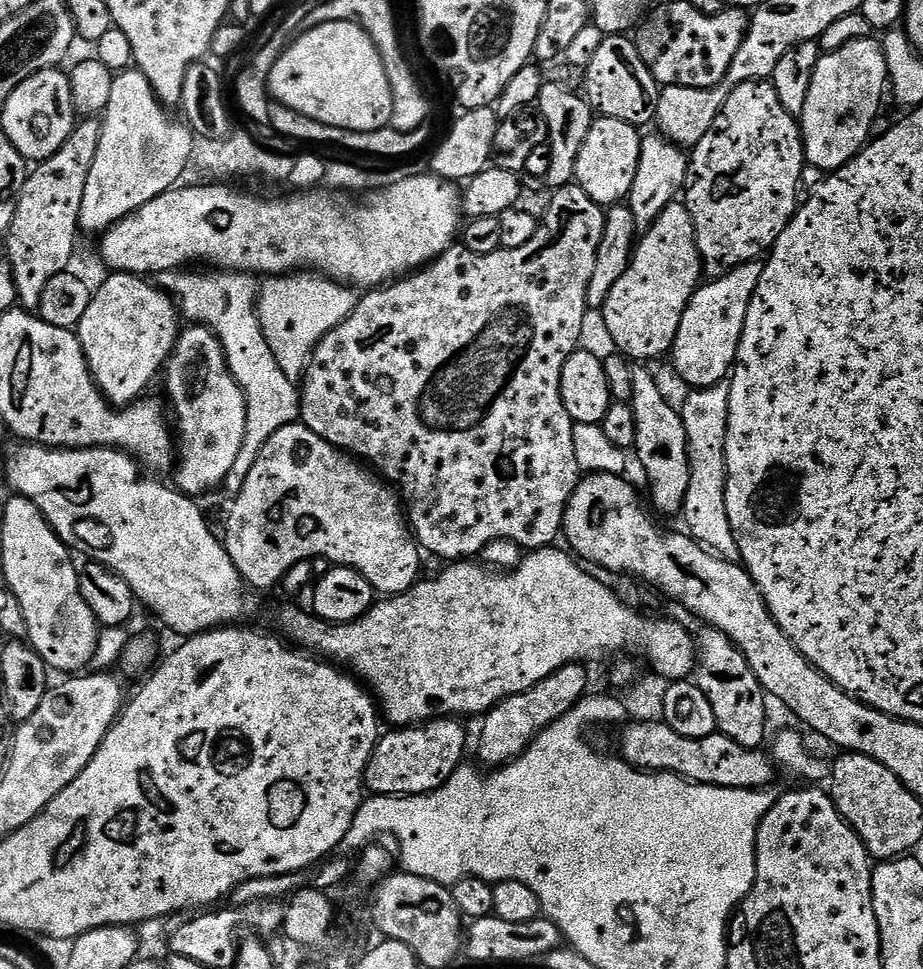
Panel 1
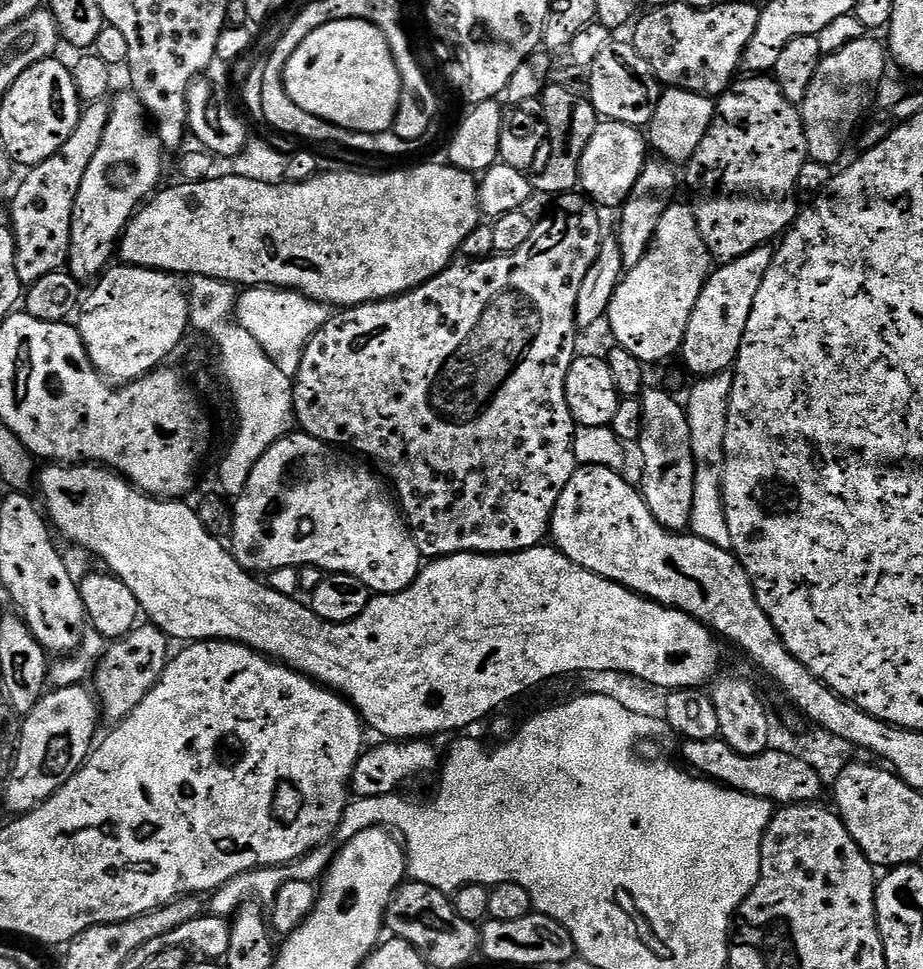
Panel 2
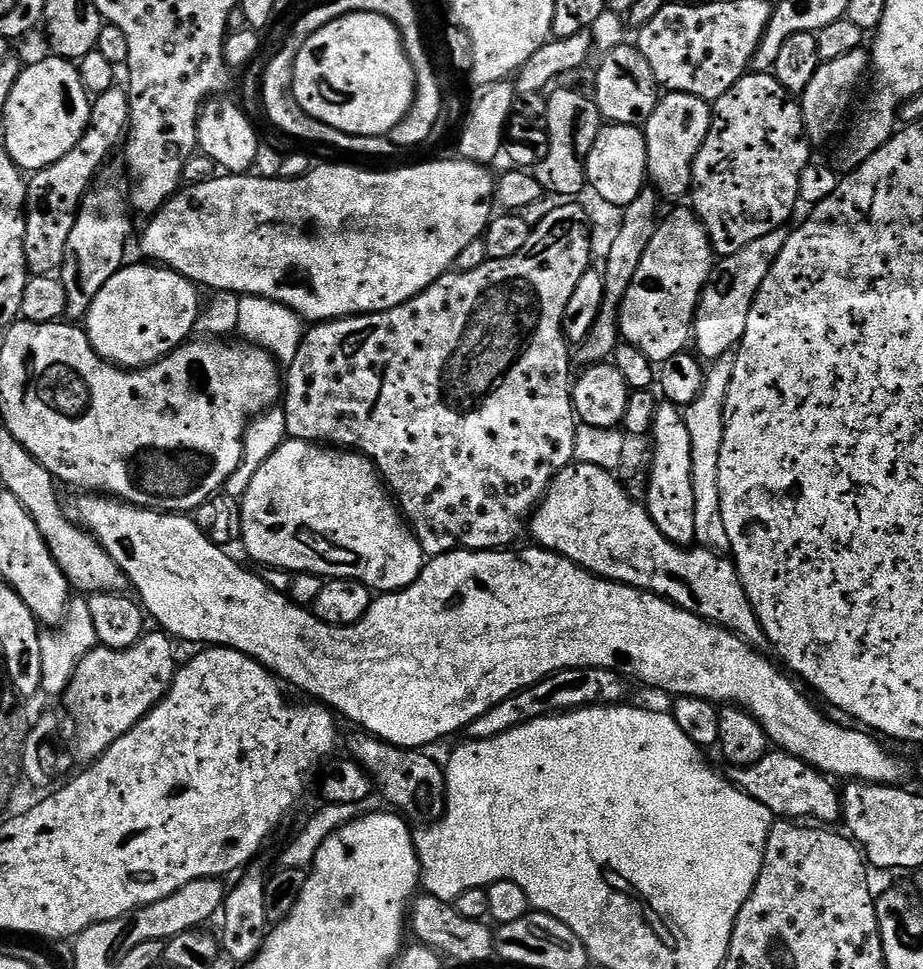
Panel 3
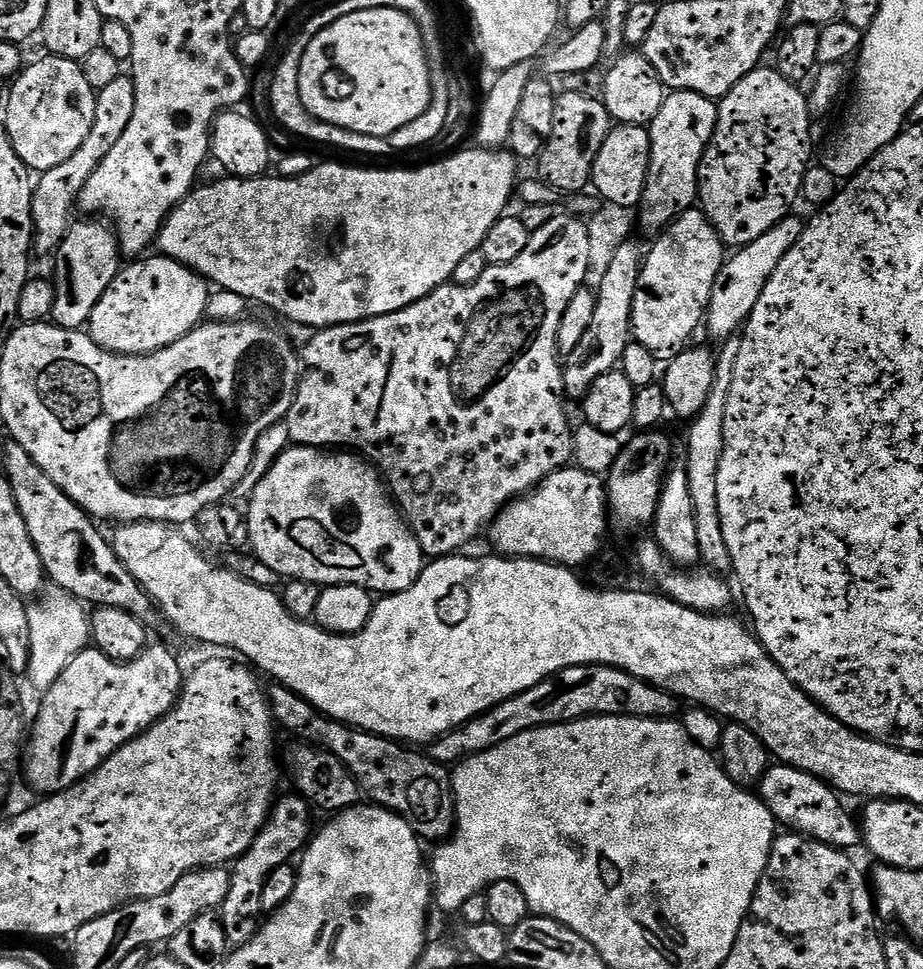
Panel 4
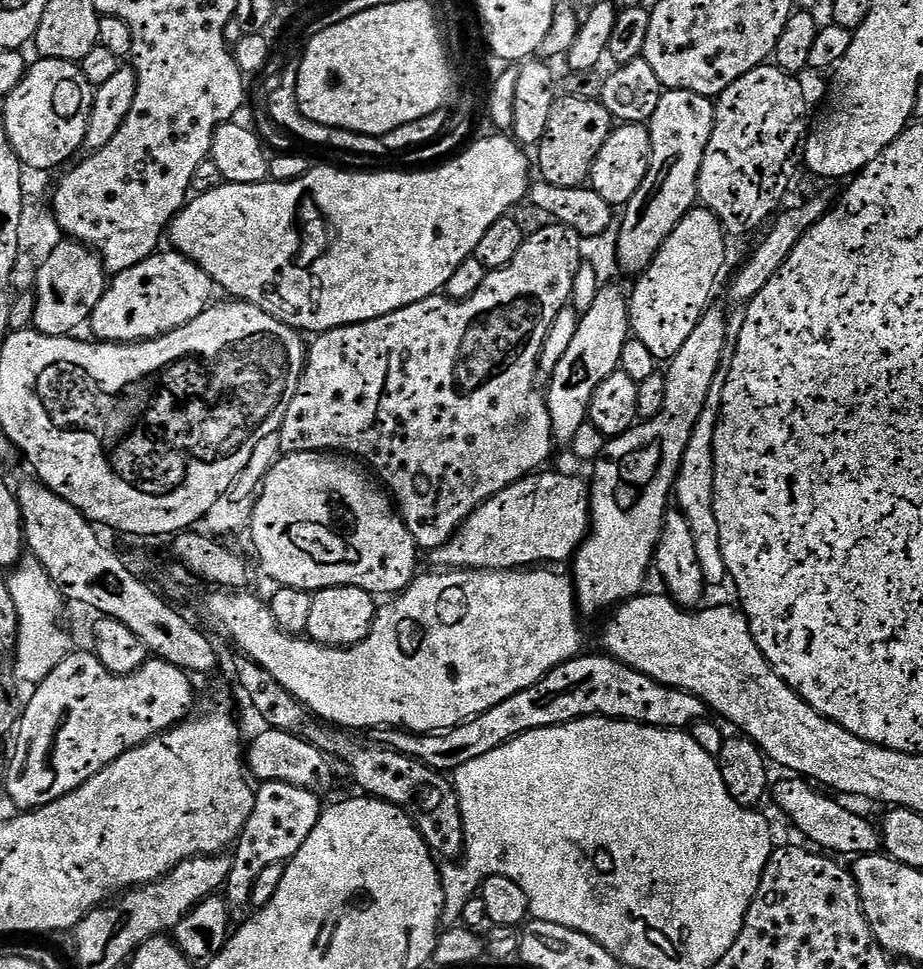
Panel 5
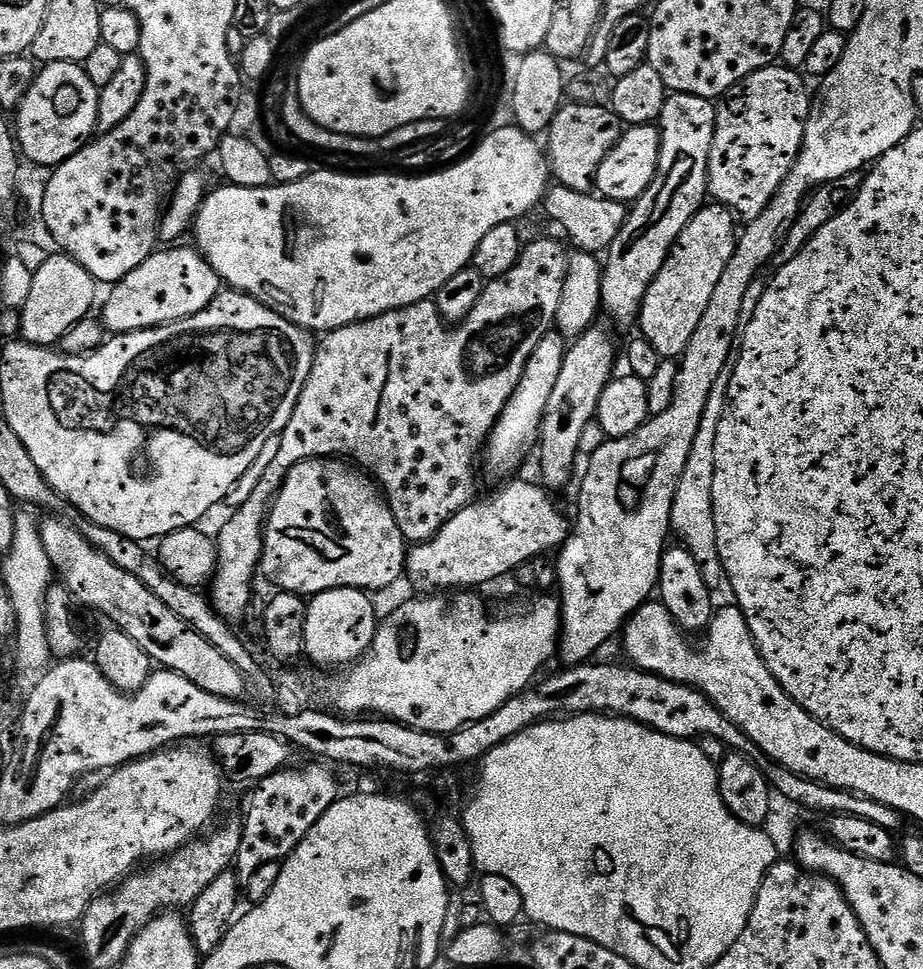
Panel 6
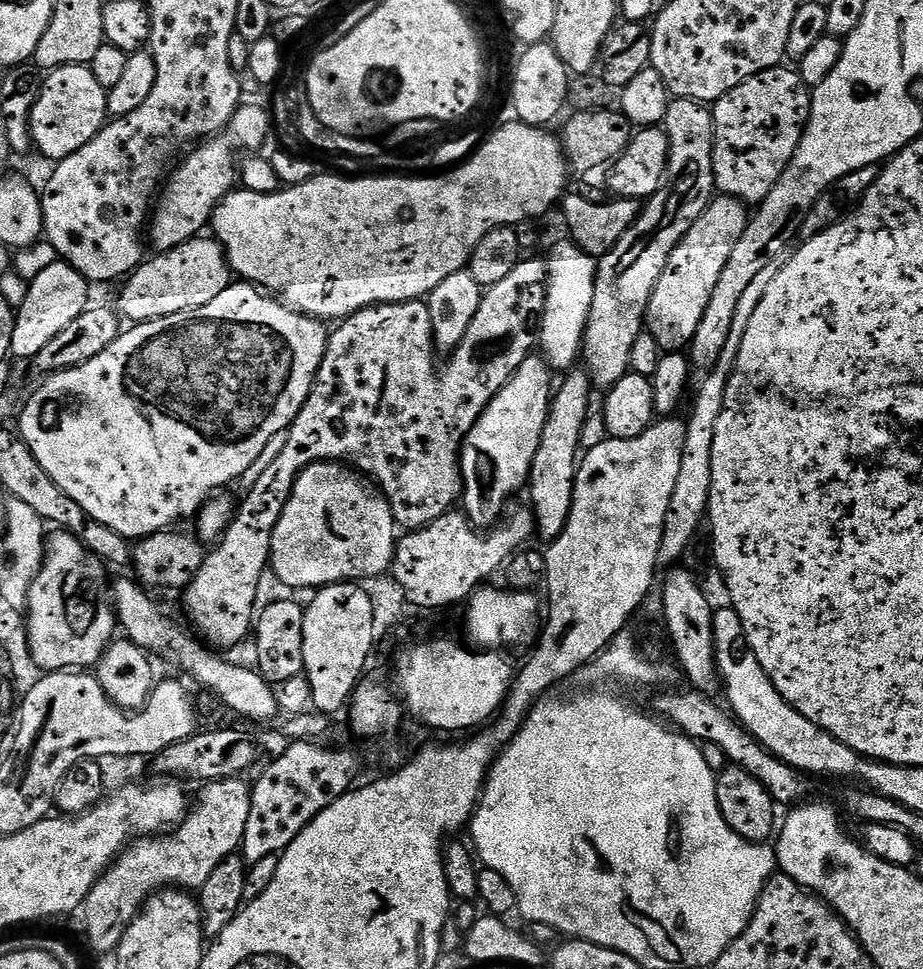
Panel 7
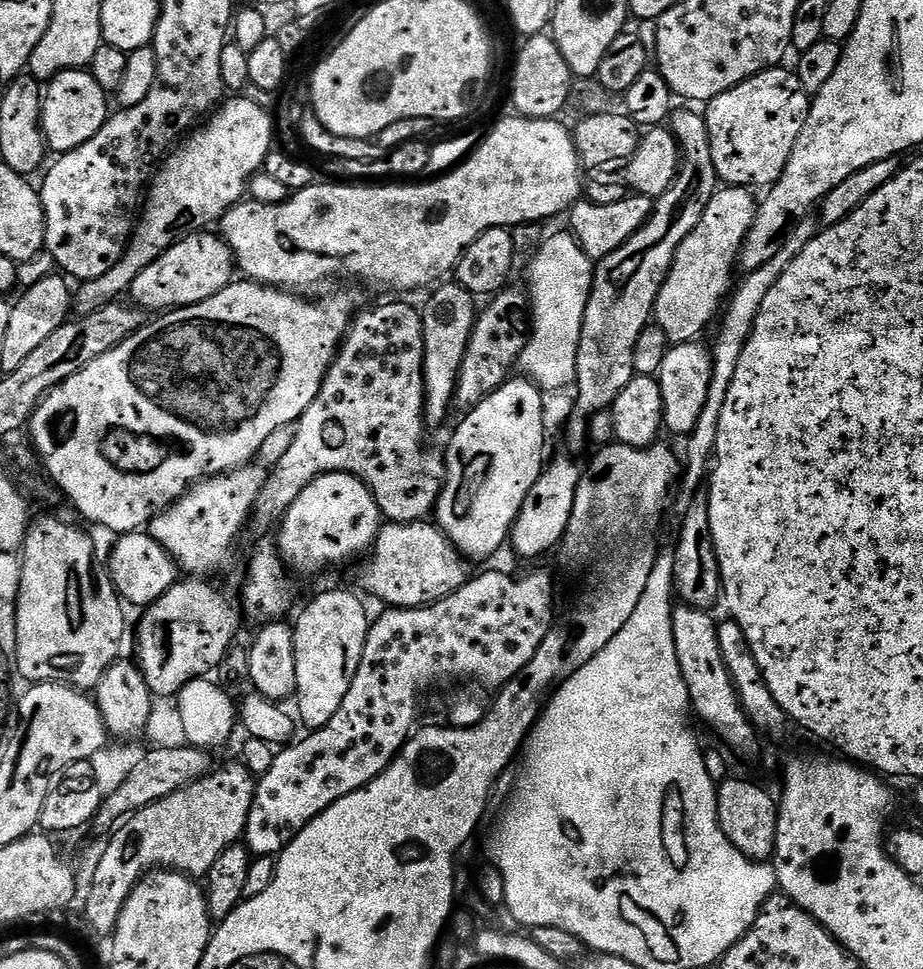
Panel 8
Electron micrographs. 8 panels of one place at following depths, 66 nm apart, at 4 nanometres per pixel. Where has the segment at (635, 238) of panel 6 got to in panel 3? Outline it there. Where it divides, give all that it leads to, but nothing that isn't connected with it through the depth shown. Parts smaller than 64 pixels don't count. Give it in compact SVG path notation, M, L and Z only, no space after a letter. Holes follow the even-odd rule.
M668 92L656 102L654 114L650 114L642 131L648 151L648 180L661 197L689 195L692 186L692 163L706 142L712 125L712 104L694 94Z

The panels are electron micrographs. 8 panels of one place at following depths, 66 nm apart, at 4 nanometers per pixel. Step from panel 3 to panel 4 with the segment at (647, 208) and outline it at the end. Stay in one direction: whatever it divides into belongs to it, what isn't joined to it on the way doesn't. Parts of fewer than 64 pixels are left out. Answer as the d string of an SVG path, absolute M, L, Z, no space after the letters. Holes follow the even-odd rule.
M625 242L615 251L610 267L598 287L595 289L596 305L594 318L582 334L582 342L566 354L562 367L564 370L564 390L569 397L583 398L590 386L602 374L613 371L619 365L626 346L630 343L632 331L632 307L636 279L640 277L640 265L644 262L645 253L633 242Z

